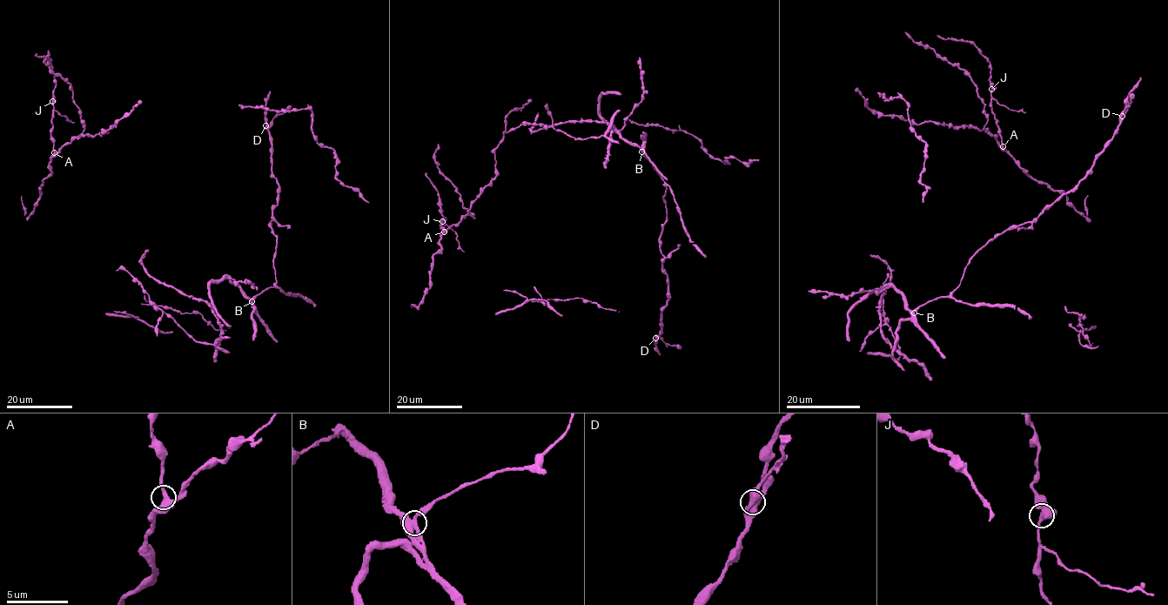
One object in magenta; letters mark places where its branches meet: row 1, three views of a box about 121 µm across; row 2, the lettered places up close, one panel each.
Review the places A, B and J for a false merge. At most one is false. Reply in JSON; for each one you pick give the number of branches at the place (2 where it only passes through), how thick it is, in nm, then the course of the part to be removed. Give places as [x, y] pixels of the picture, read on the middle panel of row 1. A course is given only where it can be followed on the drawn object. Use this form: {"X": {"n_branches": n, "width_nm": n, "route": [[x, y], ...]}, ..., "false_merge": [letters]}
{"false_merge": []}

